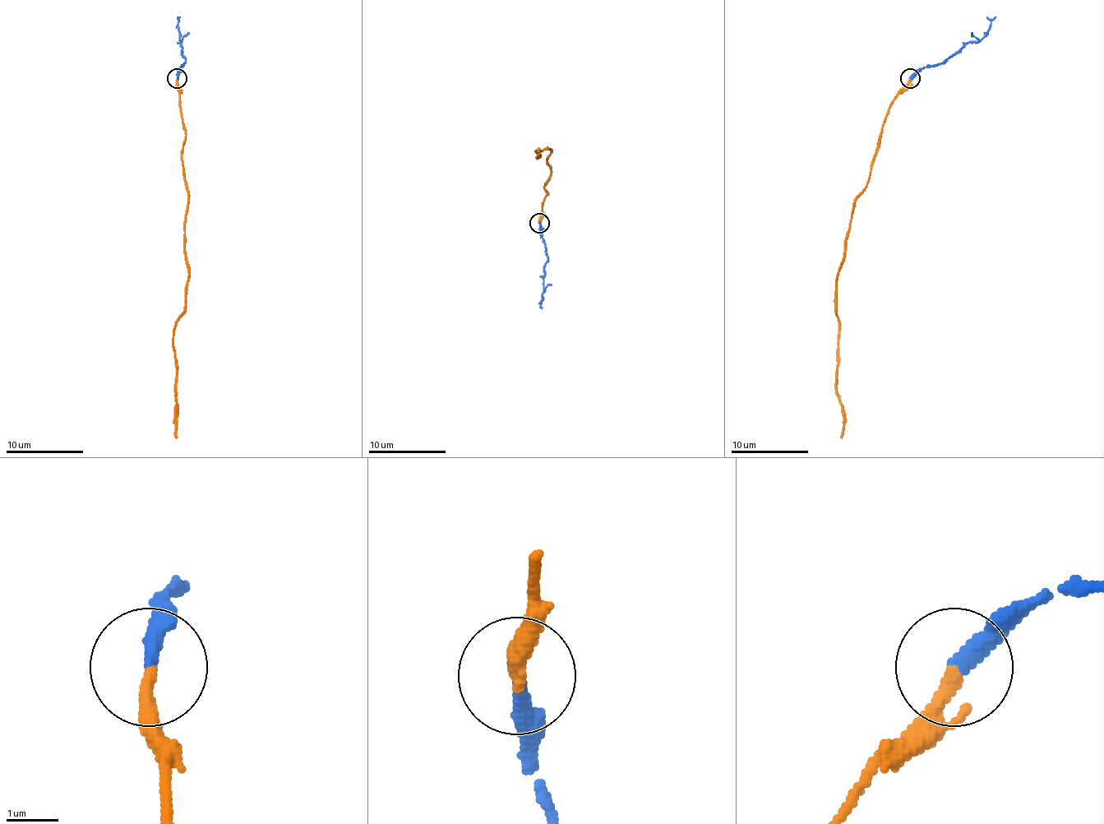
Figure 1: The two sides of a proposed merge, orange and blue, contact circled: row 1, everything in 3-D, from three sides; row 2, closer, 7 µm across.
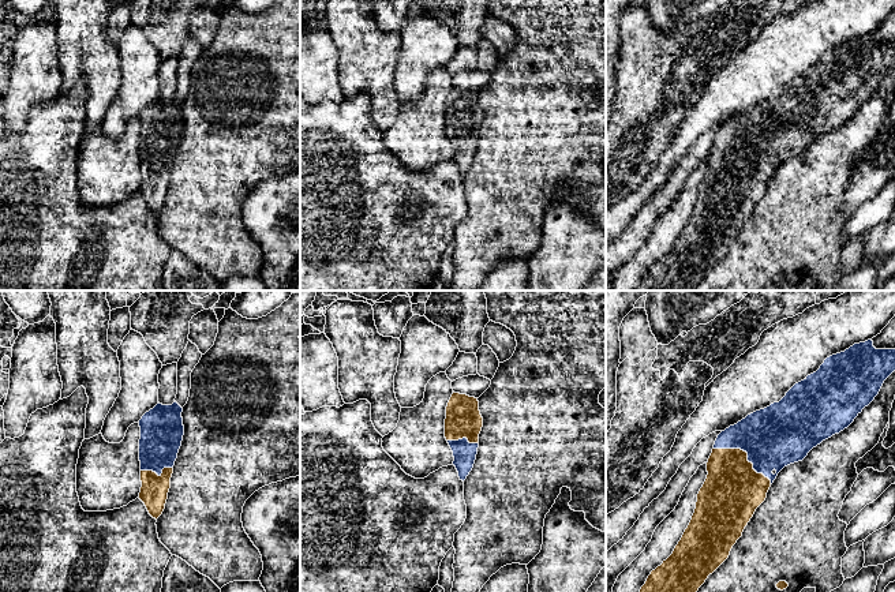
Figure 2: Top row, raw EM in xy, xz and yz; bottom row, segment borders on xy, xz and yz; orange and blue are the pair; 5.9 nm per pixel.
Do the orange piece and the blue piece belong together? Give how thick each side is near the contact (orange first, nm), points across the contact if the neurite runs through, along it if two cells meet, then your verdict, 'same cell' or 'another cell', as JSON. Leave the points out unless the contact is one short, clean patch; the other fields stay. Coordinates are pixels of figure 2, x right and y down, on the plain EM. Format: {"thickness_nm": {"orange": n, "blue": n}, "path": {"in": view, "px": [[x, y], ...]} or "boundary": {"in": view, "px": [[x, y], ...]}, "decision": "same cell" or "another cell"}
{"thickness_nm": {"orange": 360, "blue": 360}, "decision": "same cell"}

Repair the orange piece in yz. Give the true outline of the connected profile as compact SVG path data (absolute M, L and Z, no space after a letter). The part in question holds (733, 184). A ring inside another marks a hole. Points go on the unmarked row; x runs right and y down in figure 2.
M872 34L854 38L845 46L827 52L816 67L795 78L779 97L756 105L722 125L708 153L708 169L697 188L696 203L688 222L673 248L651 266L637 291L693 291L708 270L729 252L756 203L765 195L778 168L784 161L802 156L813 142L847 123L875 94L894 65L895 44L876 44Z

